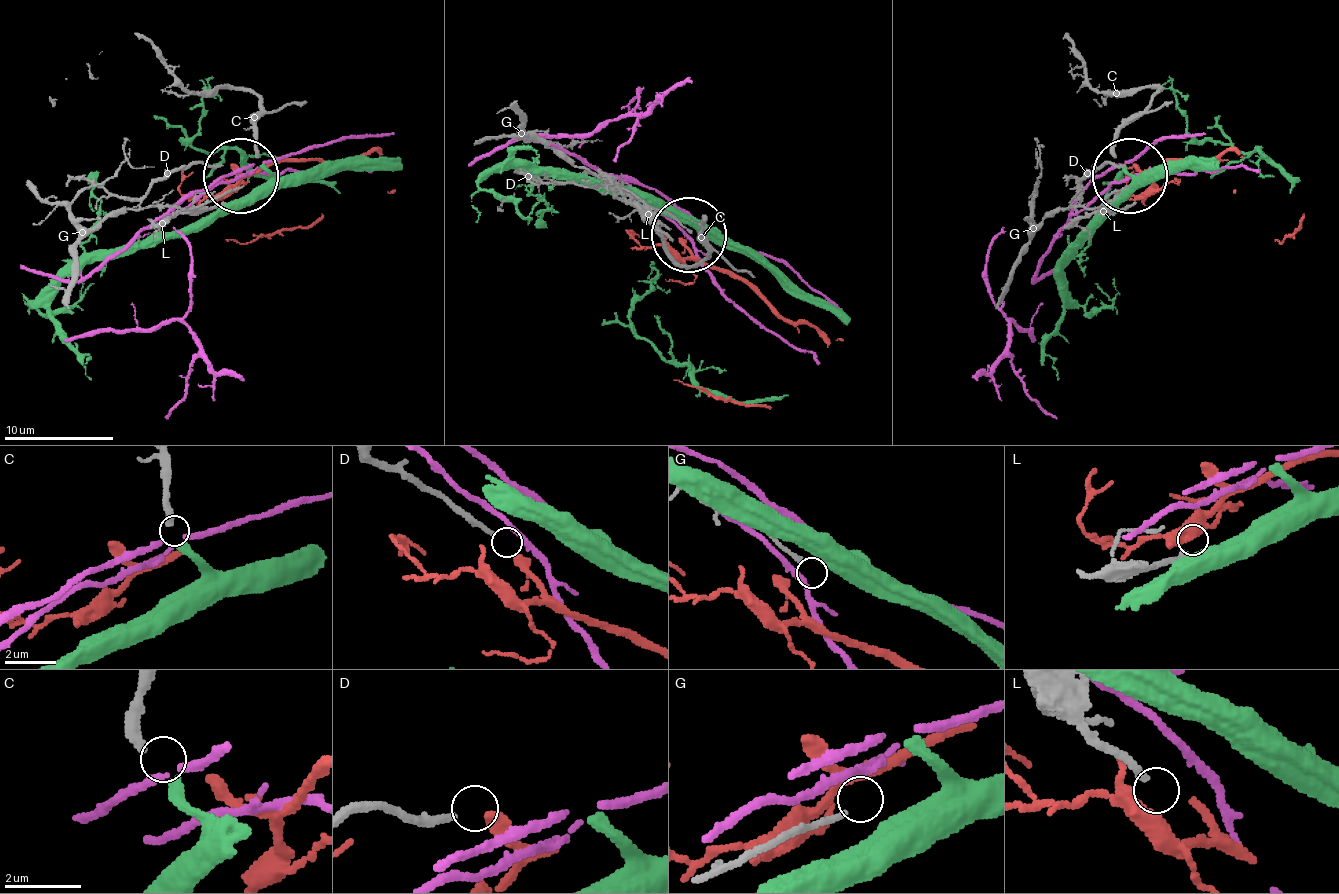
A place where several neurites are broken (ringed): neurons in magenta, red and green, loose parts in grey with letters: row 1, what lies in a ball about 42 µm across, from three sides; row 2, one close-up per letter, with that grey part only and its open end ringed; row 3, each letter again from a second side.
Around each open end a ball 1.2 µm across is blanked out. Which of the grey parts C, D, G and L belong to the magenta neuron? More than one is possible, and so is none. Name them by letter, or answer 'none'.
none

